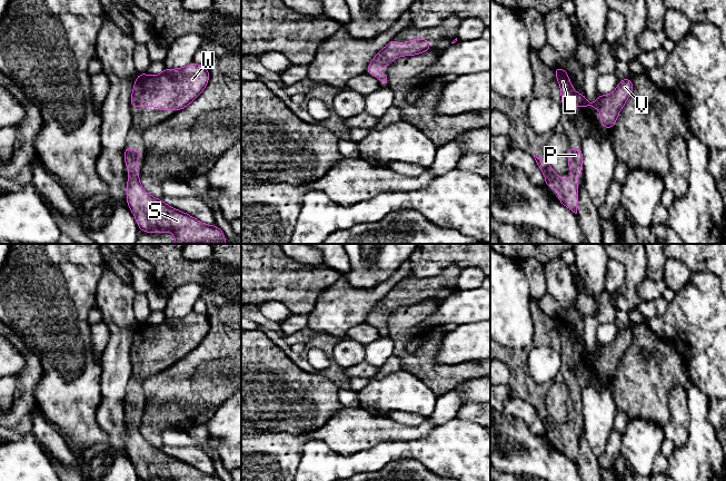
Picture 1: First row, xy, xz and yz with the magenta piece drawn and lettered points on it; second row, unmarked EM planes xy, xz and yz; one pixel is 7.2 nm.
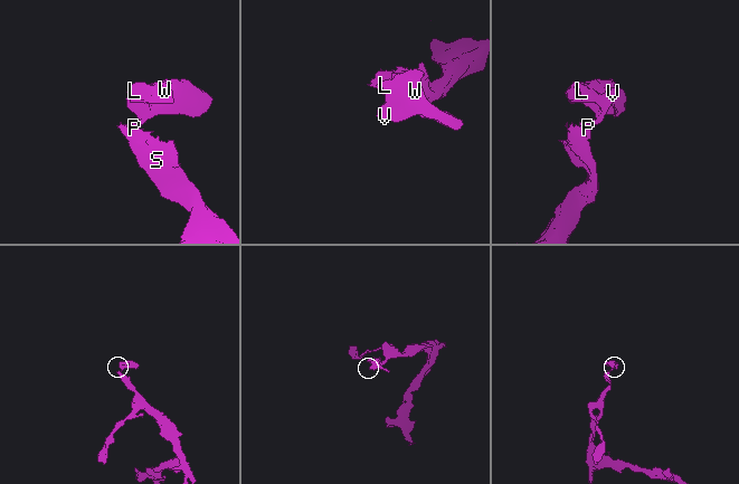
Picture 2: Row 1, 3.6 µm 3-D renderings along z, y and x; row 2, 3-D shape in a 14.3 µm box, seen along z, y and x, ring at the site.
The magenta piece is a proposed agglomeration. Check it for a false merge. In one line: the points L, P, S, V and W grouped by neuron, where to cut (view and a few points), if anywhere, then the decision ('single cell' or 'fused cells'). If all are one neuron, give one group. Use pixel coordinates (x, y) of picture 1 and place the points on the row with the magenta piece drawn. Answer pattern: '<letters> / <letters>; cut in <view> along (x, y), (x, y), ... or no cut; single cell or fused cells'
L P S V W; no cut; single cell

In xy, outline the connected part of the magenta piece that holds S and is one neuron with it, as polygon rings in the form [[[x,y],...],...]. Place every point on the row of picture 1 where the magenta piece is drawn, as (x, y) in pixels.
[[[125,147],[125,165],[130,174],[127,176],[127,203],[140,230],[171,232],[176,235],[173,244],[226,244],[225,234],[216,225],[203,224],[145,192],[138,180],[140,173],[136,169],[136,161],[141,157],[140,151]]]

